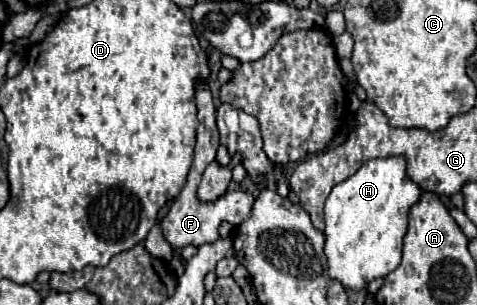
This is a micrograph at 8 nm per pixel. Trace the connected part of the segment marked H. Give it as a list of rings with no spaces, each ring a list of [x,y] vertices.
[[[387,157],[371,159],[363,163],[357,173],[353,173],[343,183],[335,185],[325,201],[325,255],[327,271],[331,279],[337,279],[347,289],[363,289],[371,279],[385,277],[399,267],[403,237],[407,233],[409,209],[419,201],[423,189],[413,183],[405,173],[405,157]]]

